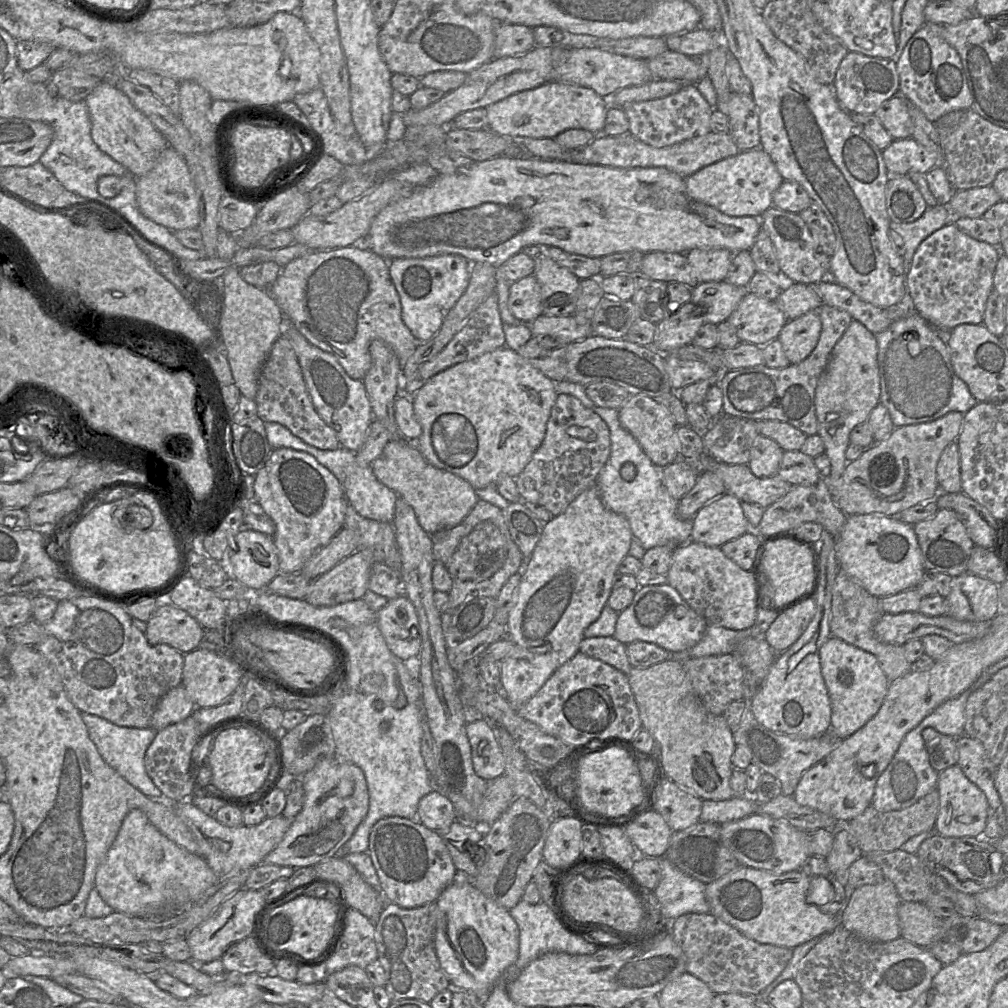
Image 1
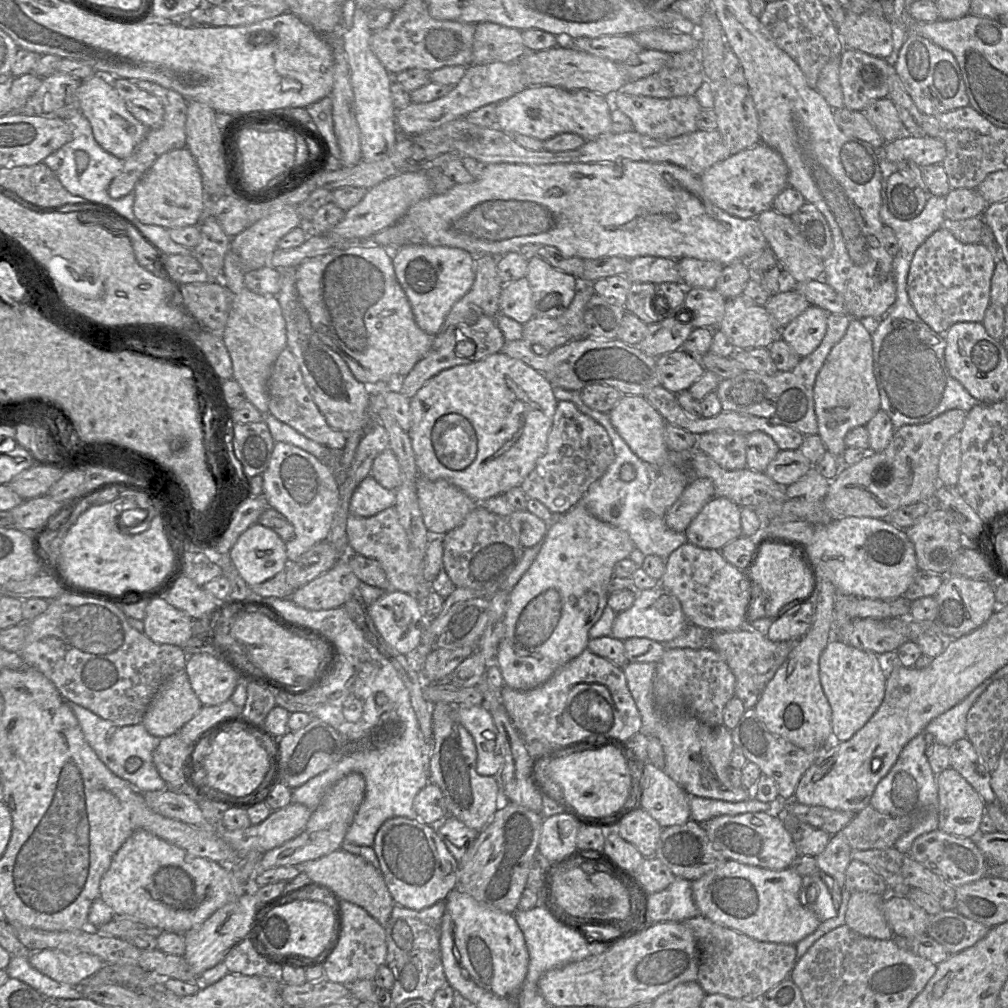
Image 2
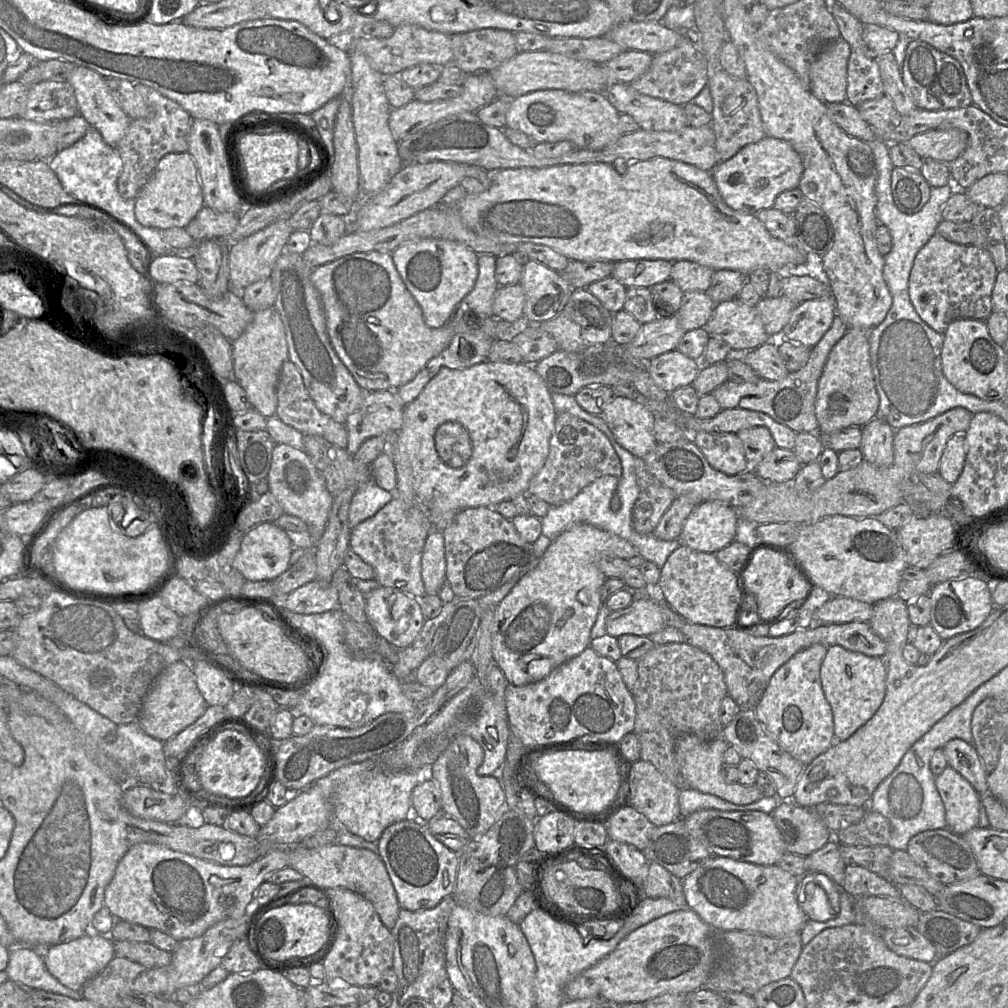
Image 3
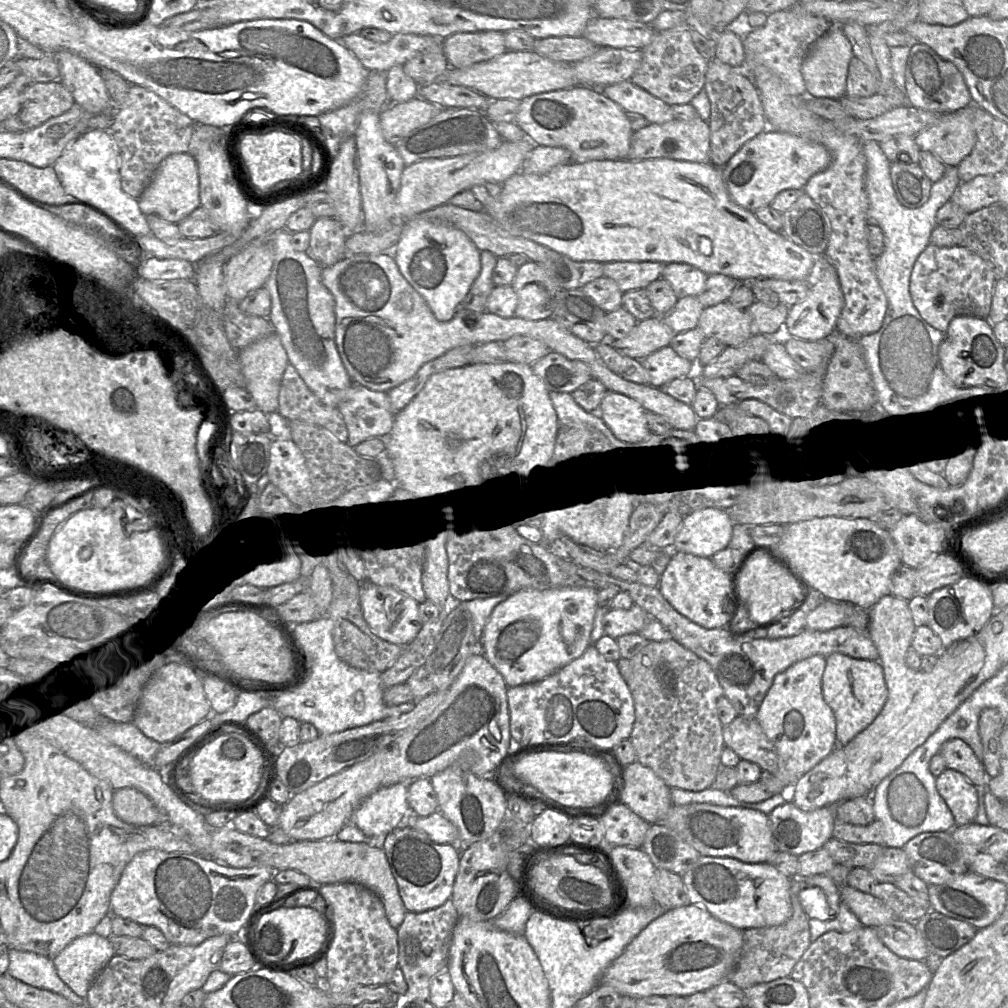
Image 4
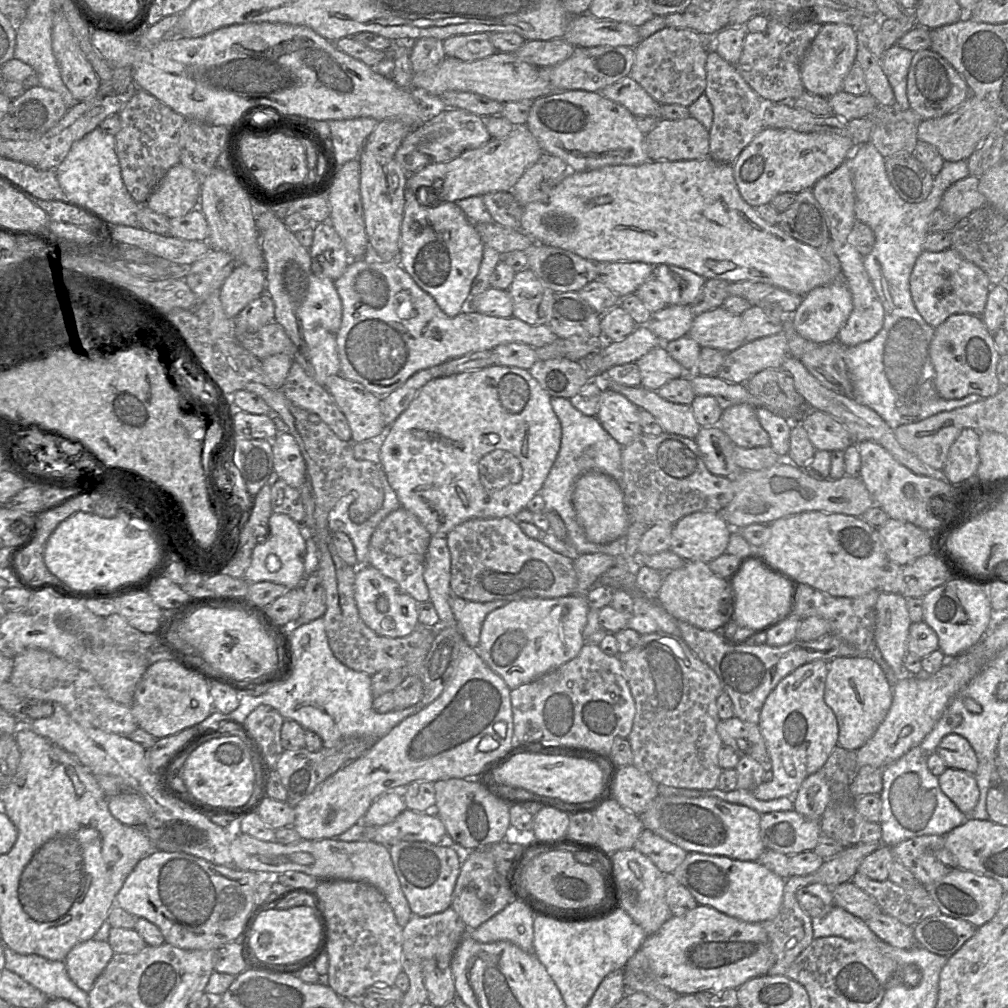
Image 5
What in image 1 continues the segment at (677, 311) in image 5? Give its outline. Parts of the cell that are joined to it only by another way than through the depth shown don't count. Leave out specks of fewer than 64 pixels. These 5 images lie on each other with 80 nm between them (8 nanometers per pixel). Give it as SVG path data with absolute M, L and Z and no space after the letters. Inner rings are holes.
M725 280L703 282L692 288L690 302L696 305L699 316L702 315L701 305L705 306L705 324L718 325L728 319L746 293L747 287L739 287Z

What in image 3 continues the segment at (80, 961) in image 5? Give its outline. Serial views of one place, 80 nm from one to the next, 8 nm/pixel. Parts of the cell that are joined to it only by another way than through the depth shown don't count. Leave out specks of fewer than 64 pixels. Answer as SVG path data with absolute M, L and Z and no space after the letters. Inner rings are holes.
M89 932L69 942L51 946L43 951L44 962L48 971L61 984L76 991L82 991L86 982L103 970L115 955L113 940L109 936L94 932Z

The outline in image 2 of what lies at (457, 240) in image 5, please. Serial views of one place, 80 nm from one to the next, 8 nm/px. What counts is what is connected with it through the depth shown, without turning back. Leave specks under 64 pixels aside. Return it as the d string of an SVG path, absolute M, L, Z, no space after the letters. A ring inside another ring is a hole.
M426 244L406 245L391 251L396 278L409 300L415 322L428 335L438 334L452 306L471 289L475 258L460 248Z

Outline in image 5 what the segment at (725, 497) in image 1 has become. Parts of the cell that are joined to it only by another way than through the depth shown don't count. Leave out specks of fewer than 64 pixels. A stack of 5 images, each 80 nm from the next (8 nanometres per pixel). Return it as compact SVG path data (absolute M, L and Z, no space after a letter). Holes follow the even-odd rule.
M694 512L674 524L670 550L685 561L709 563L726 552L732 530L721 513Z

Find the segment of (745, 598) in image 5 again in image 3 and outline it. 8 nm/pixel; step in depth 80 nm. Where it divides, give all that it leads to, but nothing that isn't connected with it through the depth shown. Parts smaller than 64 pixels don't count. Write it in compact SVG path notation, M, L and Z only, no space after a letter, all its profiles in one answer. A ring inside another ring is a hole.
M768 549L757 551L750 559L742 575L741 586L744 593L756 596L761 622L770 623L783 619L784 613L790 610L789 606L804 597L808 591L807 583L786 558Z

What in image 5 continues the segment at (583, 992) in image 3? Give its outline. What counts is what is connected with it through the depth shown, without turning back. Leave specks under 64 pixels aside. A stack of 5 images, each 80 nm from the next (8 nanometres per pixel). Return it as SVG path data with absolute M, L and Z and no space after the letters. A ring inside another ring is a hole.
M698 904L682 916L672 916L657 932L648 935L640 949L628 960L623 969L642 968L659 984L680 995L686 995L705 990L737 989L750 979L767 975L774 962L775 957L761 923L744 922L710 906Z

